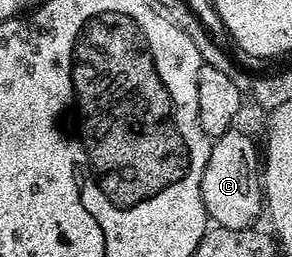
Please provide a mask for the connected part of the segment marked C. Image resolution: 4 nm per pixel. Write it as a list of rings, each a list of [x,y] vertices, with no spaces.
[[[232,130],[214,137],[209,162],[205,162],[205,174],[201,174],[201,198],[208,217],[220,228],[250,228],[259,212],[261,216],[265,208],[261,156],[255,153],[255,144],[245,133]]]

